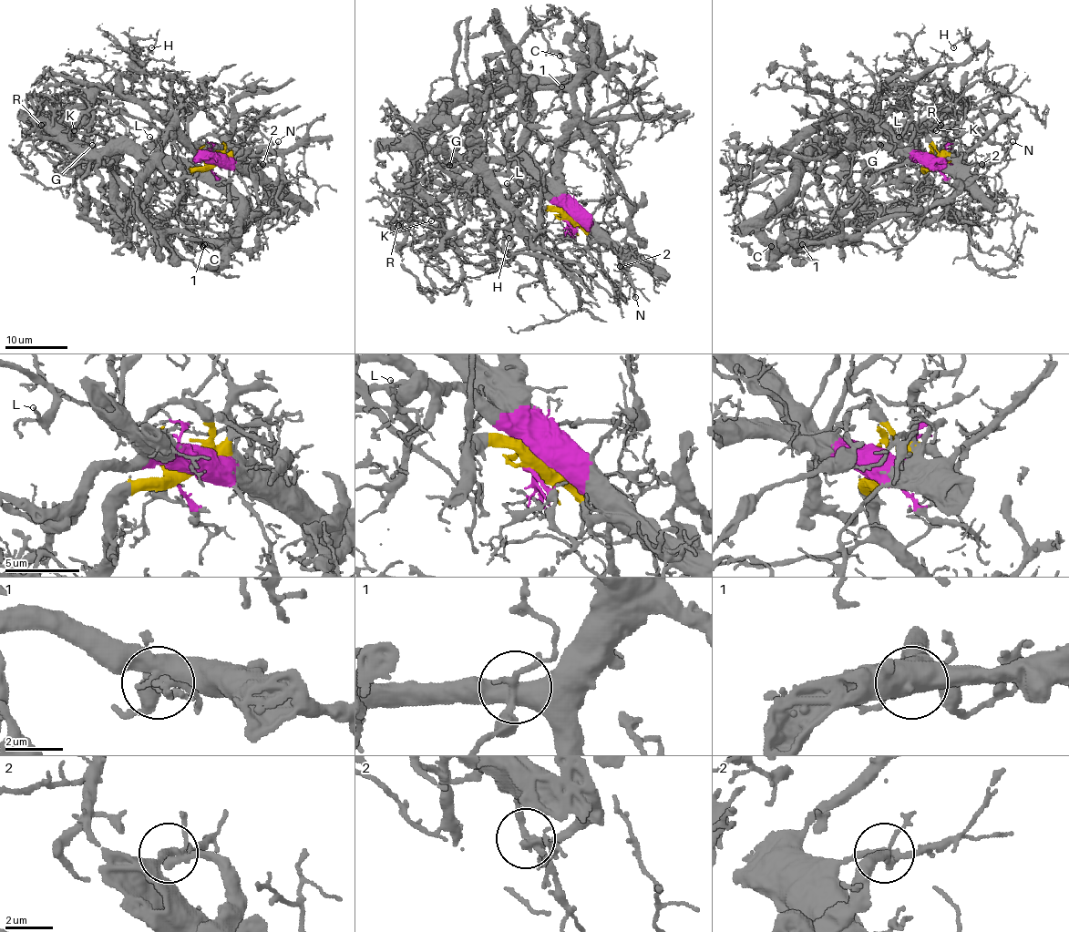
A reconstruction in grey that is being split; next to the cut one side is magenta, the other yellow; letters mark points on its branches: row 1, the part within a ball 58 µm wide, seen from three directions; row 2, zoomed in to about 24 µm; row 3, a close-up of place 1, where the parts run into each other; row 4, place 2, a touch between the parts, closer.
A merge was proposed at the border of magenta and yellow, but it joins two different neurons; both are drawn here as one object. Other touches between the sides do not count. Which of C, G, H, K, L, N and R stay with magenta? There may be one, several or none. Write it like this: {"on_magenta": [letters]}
{"on_magenta": ["C", "H", "N"]}

